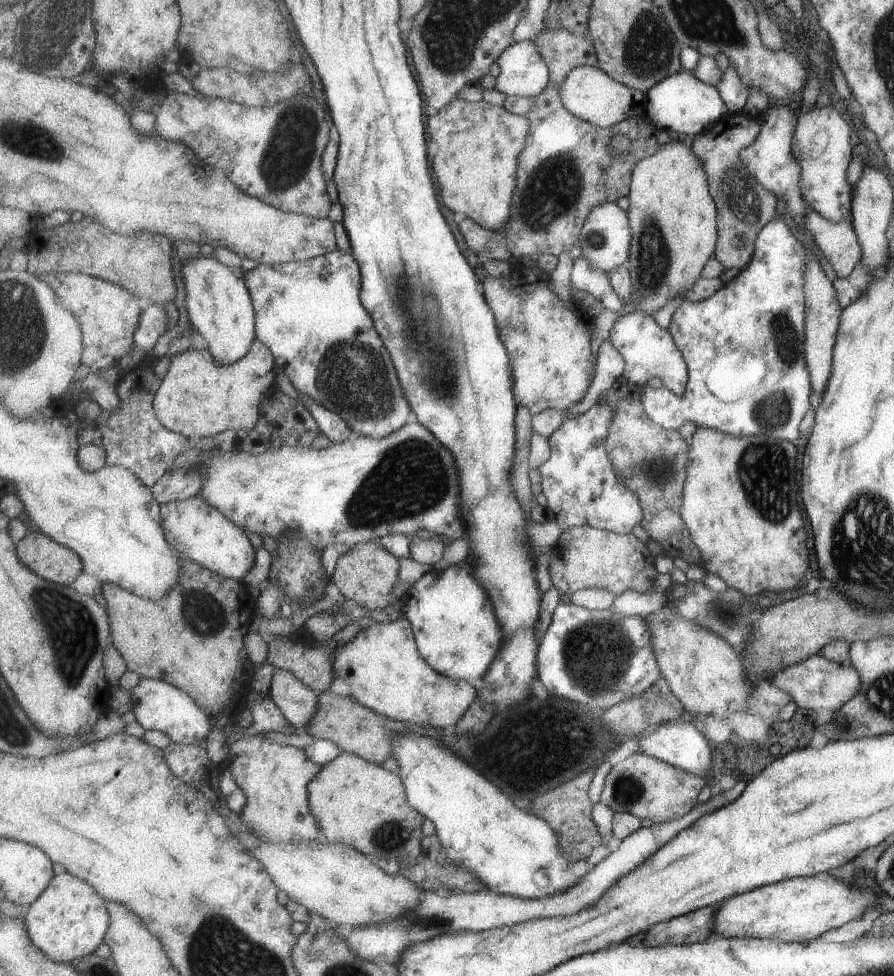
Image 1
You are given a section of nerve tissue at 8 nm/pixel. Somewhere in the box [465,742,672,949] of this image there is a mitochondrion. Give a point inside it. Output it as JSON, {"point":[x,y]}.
{"point":[626,789]}

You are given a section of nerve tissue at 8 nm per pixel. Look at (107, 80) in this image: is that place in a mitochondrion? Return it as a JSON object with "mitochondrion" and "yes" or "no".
{"mitochondrion":"no"}

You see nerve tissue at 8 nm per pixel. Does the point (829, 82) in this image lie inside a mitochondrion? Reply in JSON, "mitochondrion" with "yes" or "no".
{"mitochondrion":"no"}

